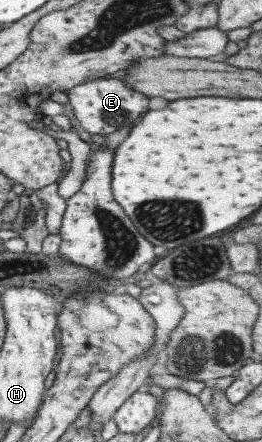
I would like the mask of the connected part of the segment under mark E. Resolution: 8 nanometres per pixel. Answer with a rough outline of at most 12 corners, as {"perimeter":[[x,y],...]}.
{"perimeter":[[100,77],[65,93],[90,135],[136,124],[148,106],[122,80]]}

